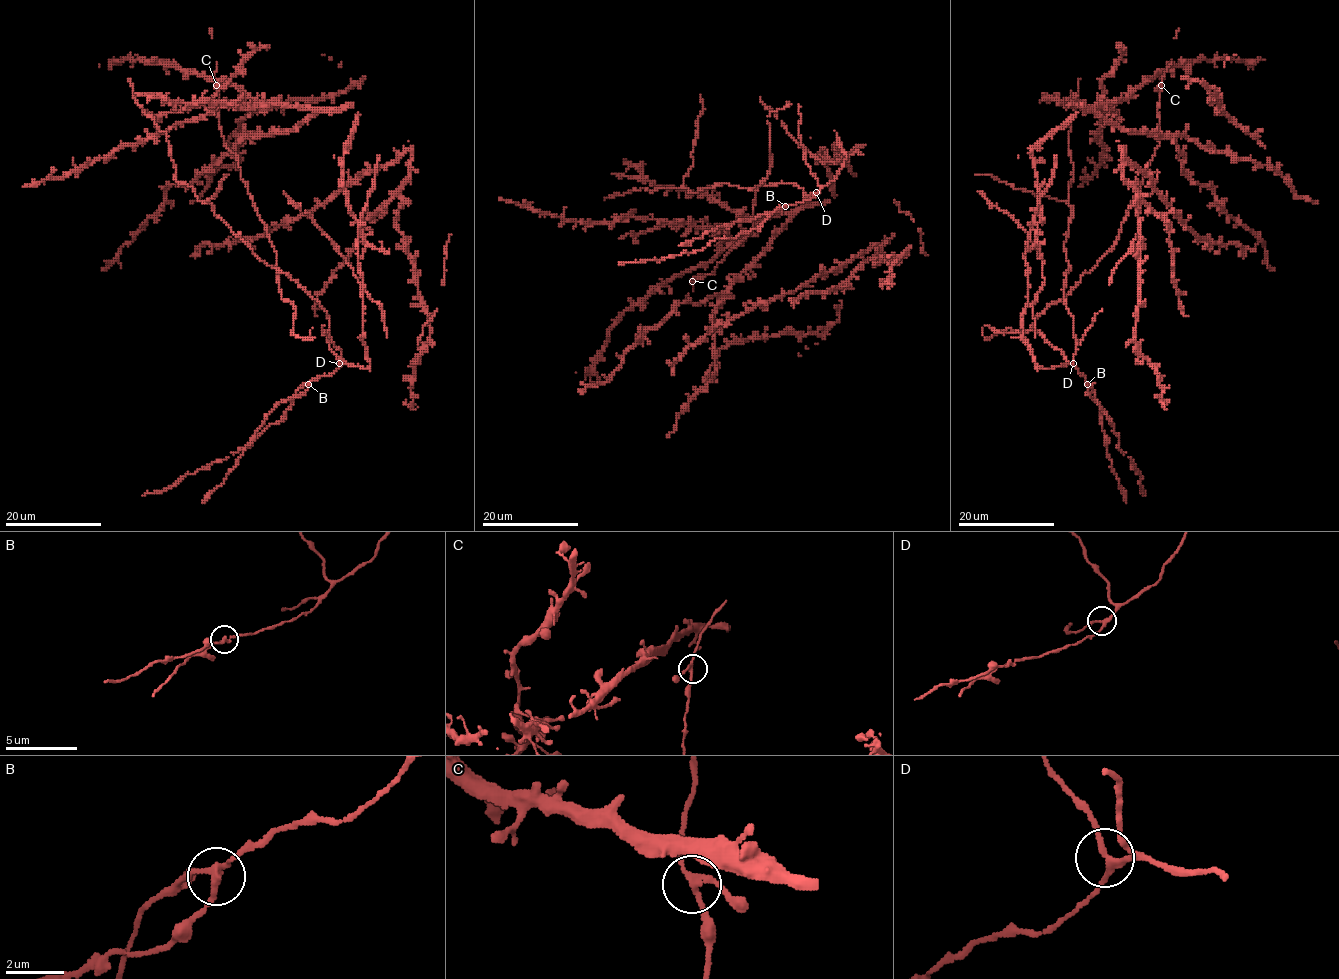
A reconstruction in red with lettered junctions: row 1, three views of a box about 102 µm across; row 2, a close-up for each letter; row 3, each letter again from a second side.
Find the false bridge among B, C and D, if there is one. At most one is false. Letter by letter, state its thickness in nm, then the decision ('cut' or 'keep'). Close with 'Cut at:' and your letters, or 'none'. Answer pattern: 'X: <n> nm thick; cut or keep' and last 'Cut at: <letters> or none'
B: 220 nm thick; cut
C: 190 nm thick; keep
D: 200 nm thick; keep
Cut at: B

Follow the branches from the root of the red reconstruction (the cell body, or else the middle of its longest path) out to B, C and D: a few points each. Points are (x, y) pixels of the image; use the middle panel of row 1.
B: (765, 247), (799, 210), (834, 196), (819, 153), (833, 159), (839, 143), (846, 159), (836, 177), (785, 207)
C: (765, 247), (789, 214), (765, 216), (704, 262), (700, 266), (700, 275), (692, 281)
D: (765, 247), (799, 210), (834, 196), (819, 153), (833, 159), (839, 143), (843, 166), (816, 192)

